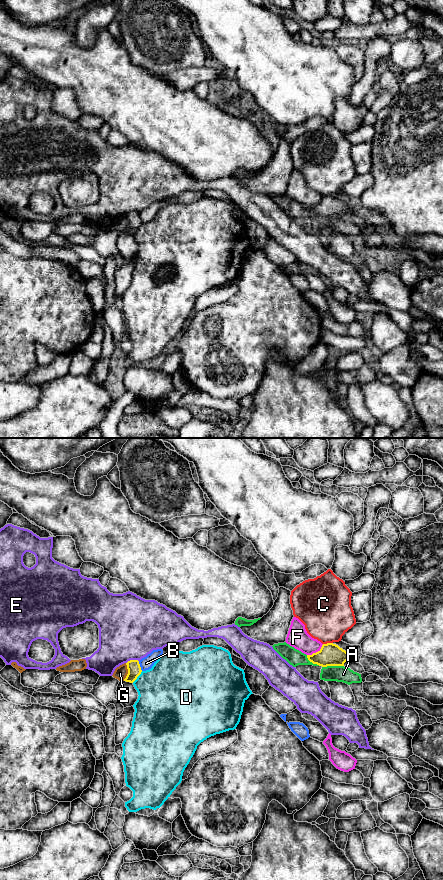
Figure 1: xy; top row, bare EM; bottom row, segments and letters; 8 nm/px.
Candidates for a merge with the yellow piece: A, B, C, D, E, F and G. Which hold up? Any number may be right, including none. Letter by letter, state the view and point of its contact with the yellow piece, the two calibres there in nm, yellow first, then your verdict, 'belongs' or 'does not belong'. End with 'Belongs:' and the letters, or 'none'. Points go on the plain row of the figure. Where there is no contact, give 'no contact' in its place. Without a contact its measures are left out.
A: xy (332, 217) | 180/130 nm | does not belong
B: xy (139, 218) | 110/110 nm | does not belong
C: xy (327, 195) | 180/400 nm | does not belong
D: xy (137, 228) | 110/420 nm | does not belong
E: xy (132, 212) | 110/500 nm | does not belong
F: xy (316, 204) | 180/170 nm | does not belong
G: xy (128, 224) | 110/110 nm | does not belong
Belongs: none

